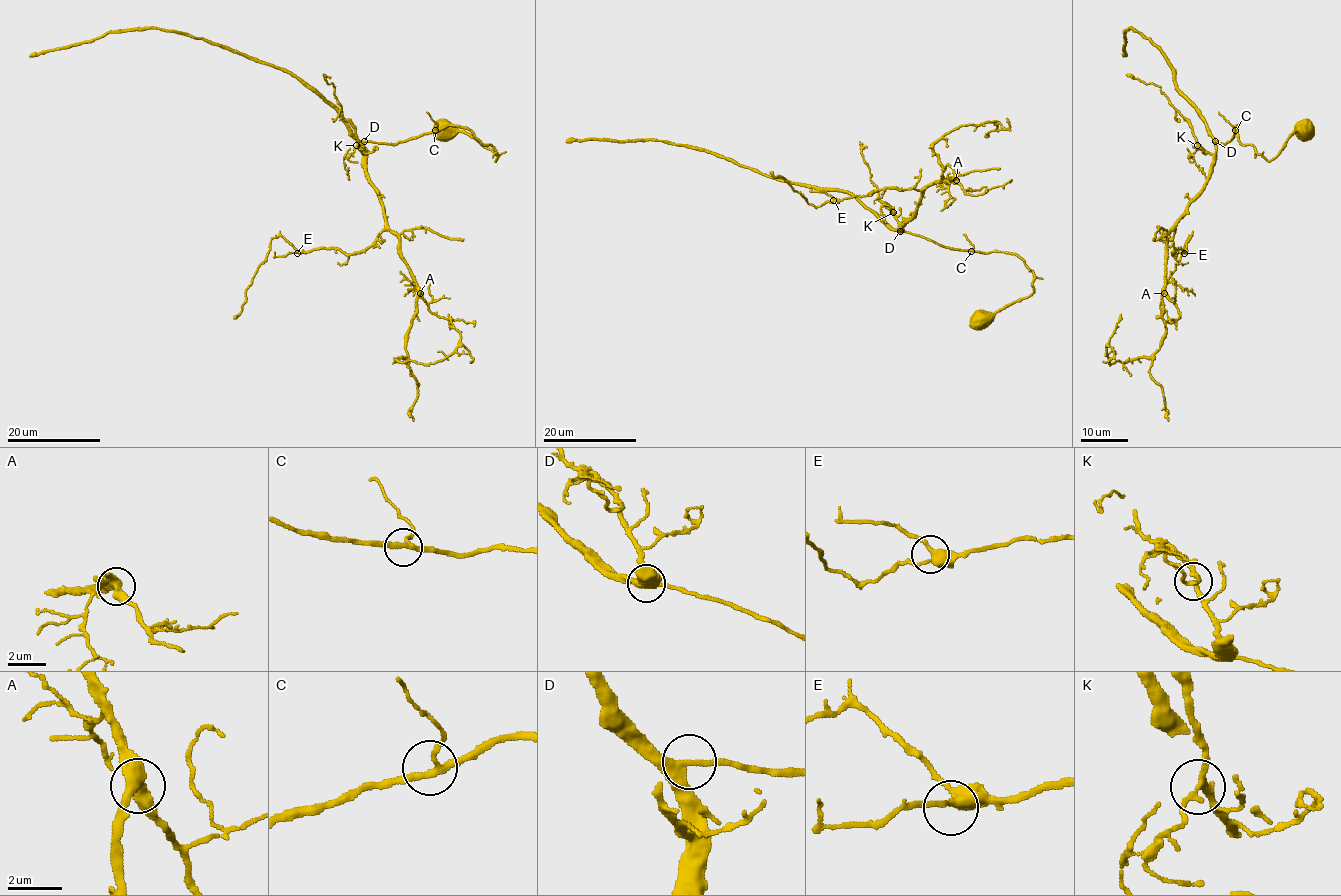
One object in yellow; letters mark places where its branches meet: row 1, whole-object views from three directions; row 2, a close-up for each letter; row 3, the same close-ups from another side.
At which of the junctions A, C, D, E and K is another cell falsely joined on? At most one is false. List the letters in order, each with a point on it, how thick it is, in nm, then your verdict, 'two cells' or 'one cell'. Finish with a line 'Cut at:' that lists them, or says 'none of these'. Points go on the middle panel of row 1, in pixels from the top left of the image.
A: place (956, 180); calibre 420 nm; one cell
C: place (971, 251); calibre 240 nm; one cell
D: place (900, 231); calibre 280 nm; one cell
E: place (833, 200); calibre 400 nm; one cell
K: place (893, 212); calibre 190 nm; one cell
Cut at: none of these

